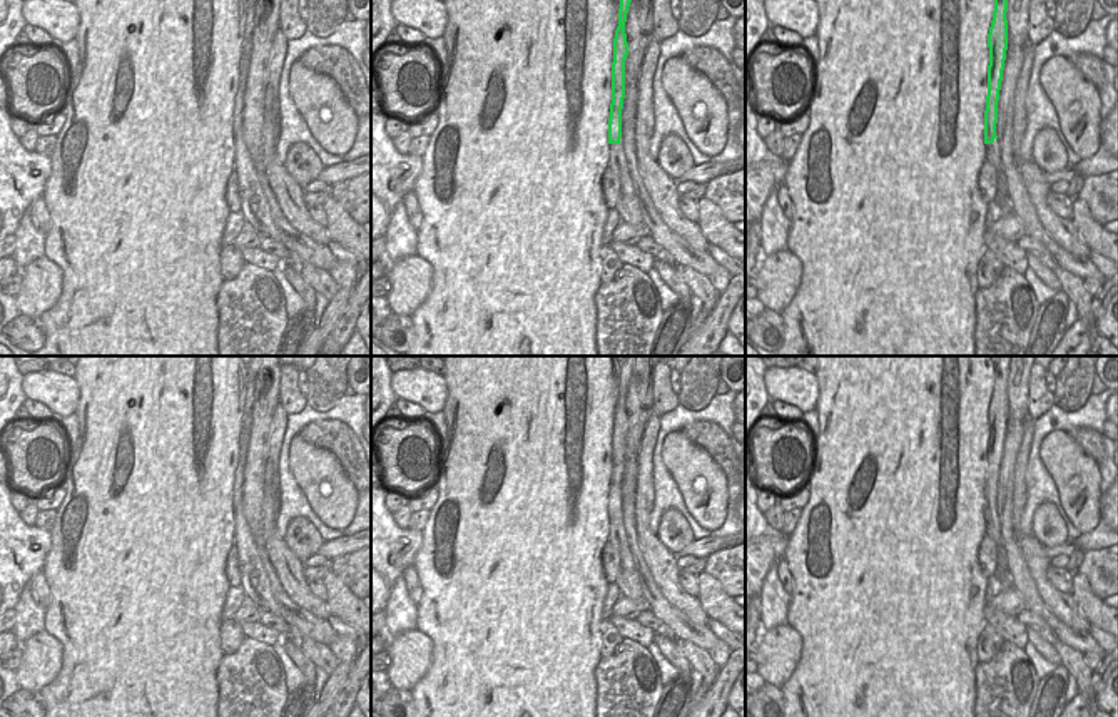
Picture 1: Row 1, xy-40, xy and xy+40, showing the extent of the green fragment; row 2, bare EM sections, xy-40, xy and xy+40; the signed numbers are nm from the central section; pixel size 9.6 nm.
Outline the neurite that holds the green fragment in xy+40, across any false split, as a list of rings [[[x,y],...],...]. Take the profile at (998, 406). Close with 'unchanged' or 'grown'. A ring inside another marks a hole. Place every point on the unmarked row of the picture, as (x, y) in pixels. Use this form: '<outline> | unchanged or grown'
[[[998,356],[994,363],[994,386],[988,408],[989,440],[988,440],[988,470],[984,485],[984,521],[986,535],[1001,548],[999,518],[996,510],[998,475],[1008,425],[1008,374],[1011,356]]] | grown

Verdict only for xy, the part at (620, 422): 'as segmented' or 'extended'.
extended

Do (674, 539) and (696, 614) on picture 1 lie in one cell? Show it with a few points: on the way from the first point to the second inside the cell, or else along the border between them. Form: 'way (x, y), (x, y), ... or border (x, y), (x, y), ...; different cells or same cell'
border (657, 533), (657, 539), (674, 555); different cells

